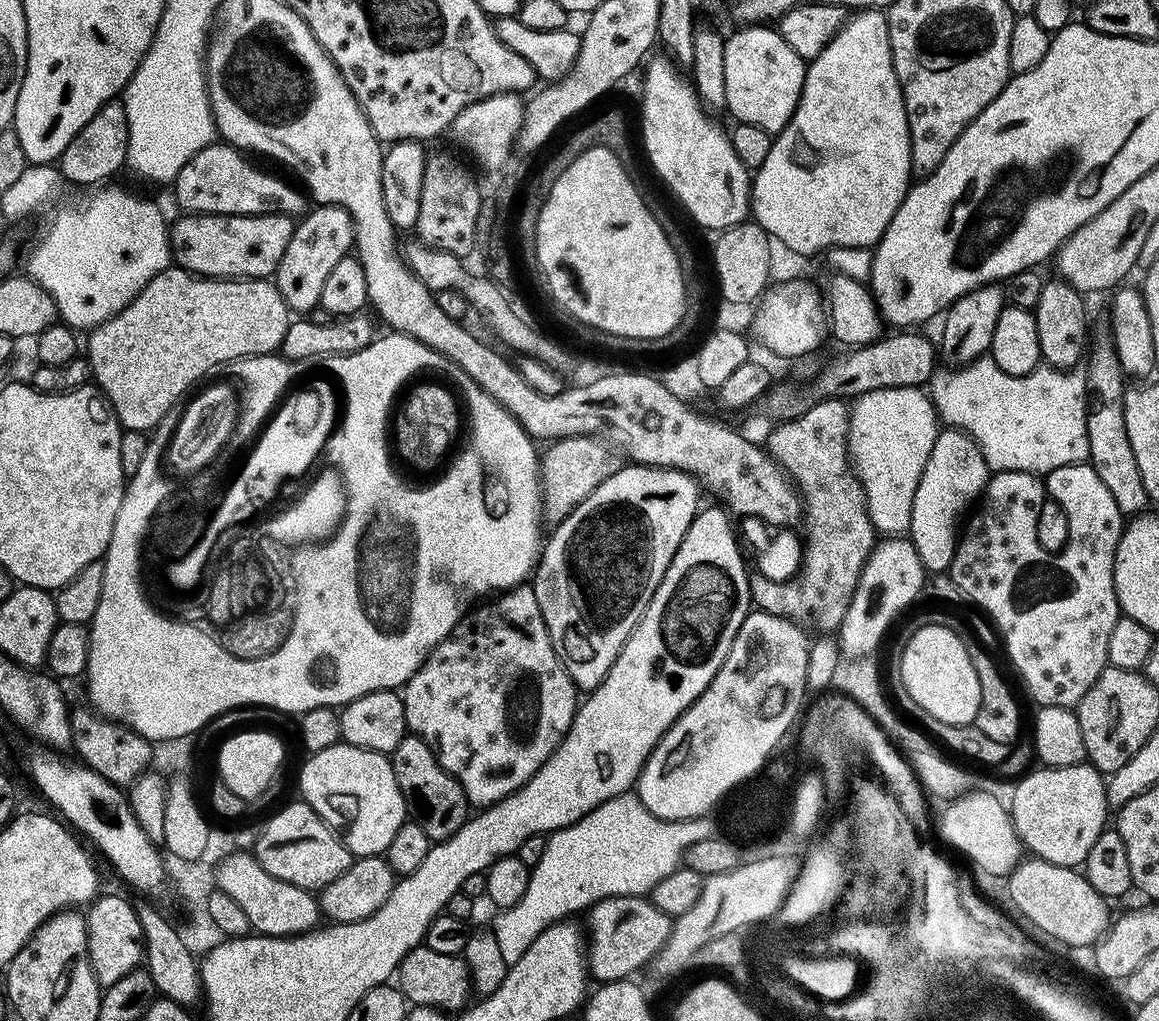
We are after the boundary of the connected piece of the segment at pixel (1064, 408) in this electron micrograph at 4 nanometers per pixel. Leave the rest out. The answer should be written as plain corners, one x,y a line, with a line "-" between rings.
991,355
979,356
974,363
964,368
933,372
930,397
939,419
945,425
967,434
978,445
982,458
993,473
1026,471
1047,474
1058,470
1058,466
1085,463
1088,458
1088,389
1084,386
1072,388
1076,384
1072,375
1068,370
1041,366
1025,376
1015,376
1006,374
1006,370
992,361

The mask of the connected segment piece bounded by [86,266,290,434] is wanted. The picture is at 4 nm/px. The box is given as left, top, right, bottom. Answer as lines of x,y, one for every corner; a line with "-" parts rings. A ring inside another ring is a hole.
169,266
165,272
158,274
146,287
139,292
121,312
114,314
106,322
102,322
97,328
87,333
86,358
92,367
92,379
95,387
104,393
105,400
112,405
112,411
116,413
121,429
130,432
151,433
157,424
165,419
164,416
180,400
180,395
191,386
195,380
200,380
211,368
227,366
232,360
242,359
244,356
262,355
264,353
275,353
280,347
282,338
286,334
290,323
290,309
288,303
282,298
282,294
276,289
275,283
264,278
209,278
197,276
186,268

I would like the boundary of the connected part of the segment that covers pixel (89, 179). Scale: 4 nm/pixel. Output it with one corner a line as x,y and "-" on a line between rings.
119,99
110,100
101,106
98,114
94,114
94,118
90,118
90,122
86,122
86,126
82,126
82,130
74,138
74,142
70,142
70,146
66,146
66,150
60,155
58,161
58,172
65,181
68,180
72,184
96,184
92,186
100,186
108,180
121,167
122,169
128,162
128,123
126,122
126,110
123,103

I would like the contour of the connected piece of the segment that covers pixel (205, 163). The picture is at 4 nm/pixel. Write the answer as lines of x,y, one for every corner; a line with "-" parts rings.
213,142
198,150
198,154
182,166
174,181
176,200
184,207
183,211
206,216
299,217
305,211
305,193
299,187
291,188
286,181
255,168
247,158
241,149
227,142

